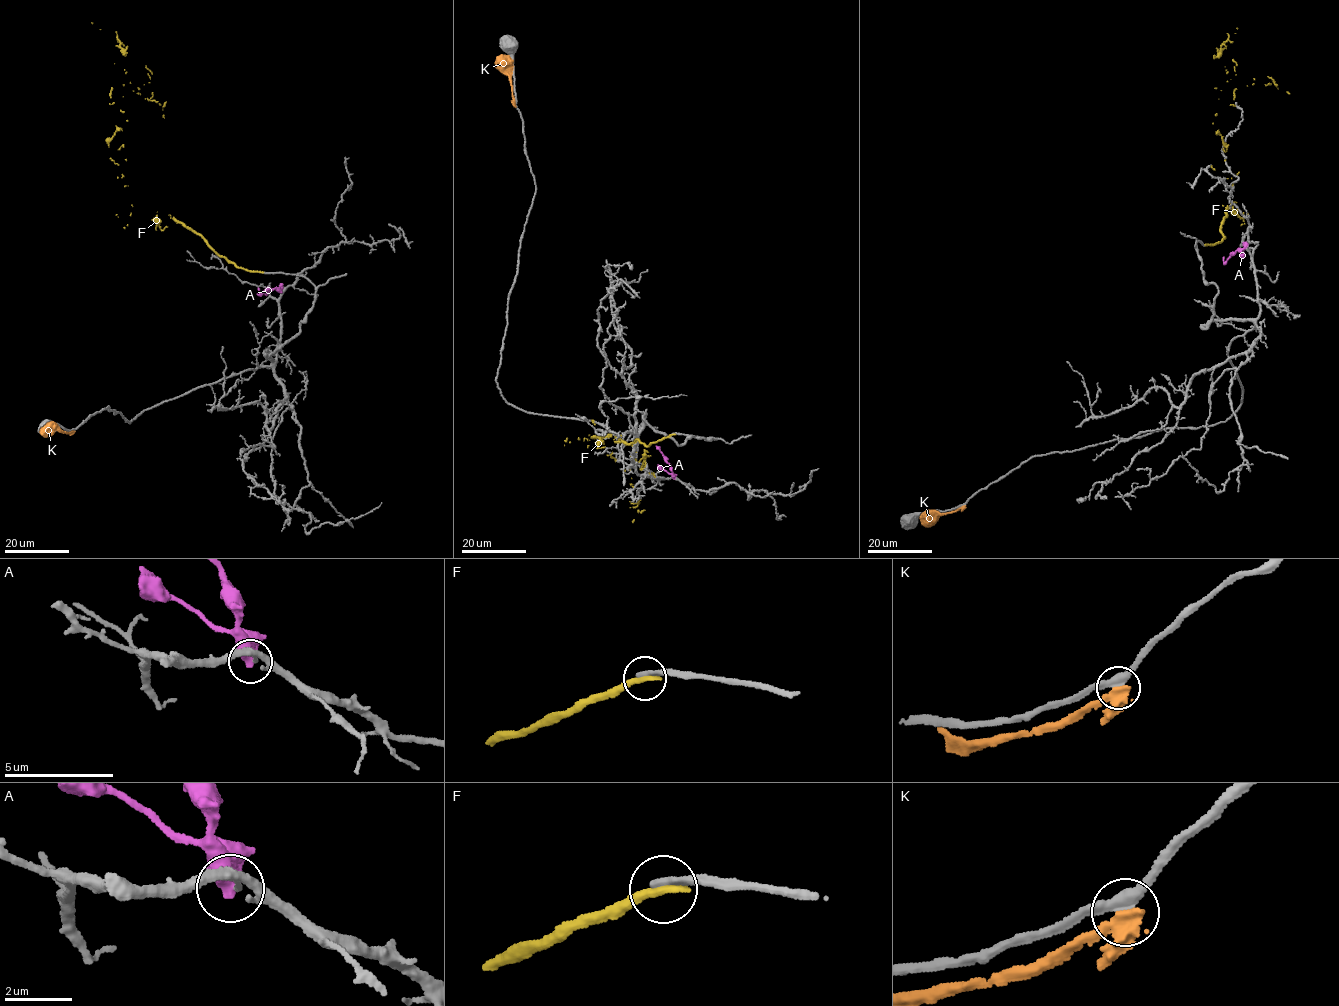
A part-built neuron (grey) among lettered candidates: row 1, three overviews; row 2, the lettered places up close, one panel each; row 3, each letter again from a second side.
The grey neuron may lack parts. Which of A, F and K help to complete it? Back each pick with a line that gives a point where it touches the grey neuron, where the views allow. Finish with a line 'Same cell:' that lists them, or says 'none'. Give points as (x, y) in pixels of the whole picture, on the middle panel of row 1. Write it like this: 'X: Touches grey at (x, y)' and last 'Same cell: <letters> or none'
Same cell: none

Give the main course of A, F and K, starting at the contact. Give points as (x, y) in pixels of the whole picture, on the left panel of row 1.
A: (282, 286), (261, 293), (258, 288)
F: (260, 271), (131, 205), (126, 160), (109, 147), (126, 121), (123, 96), (148, 82), (138, 93), (164, 118)
K: (73, 431), (56, 429), (41, 434)

